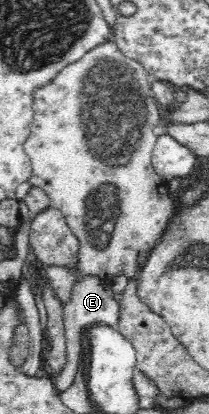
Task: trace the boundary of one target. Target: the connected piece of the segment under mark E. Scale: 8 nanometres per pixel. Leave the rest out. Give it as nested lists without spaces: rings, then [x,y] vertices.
[[[81,276],[71,290],[71,300],[64,303],[62,308],[65,321],[65,335],[66,335],[66,363],[60,370],[60,373],[54,375],[52,381],[57,390],[62,393],[67,390],[75,380],[77,370],[79,369],[79,356],[83,348],[81,347],[81,336],[91,326],[98,324],[111,325],[114,328],[119,324],[120,302],[113,299],[114,292],[105,281],[97,276]]]

